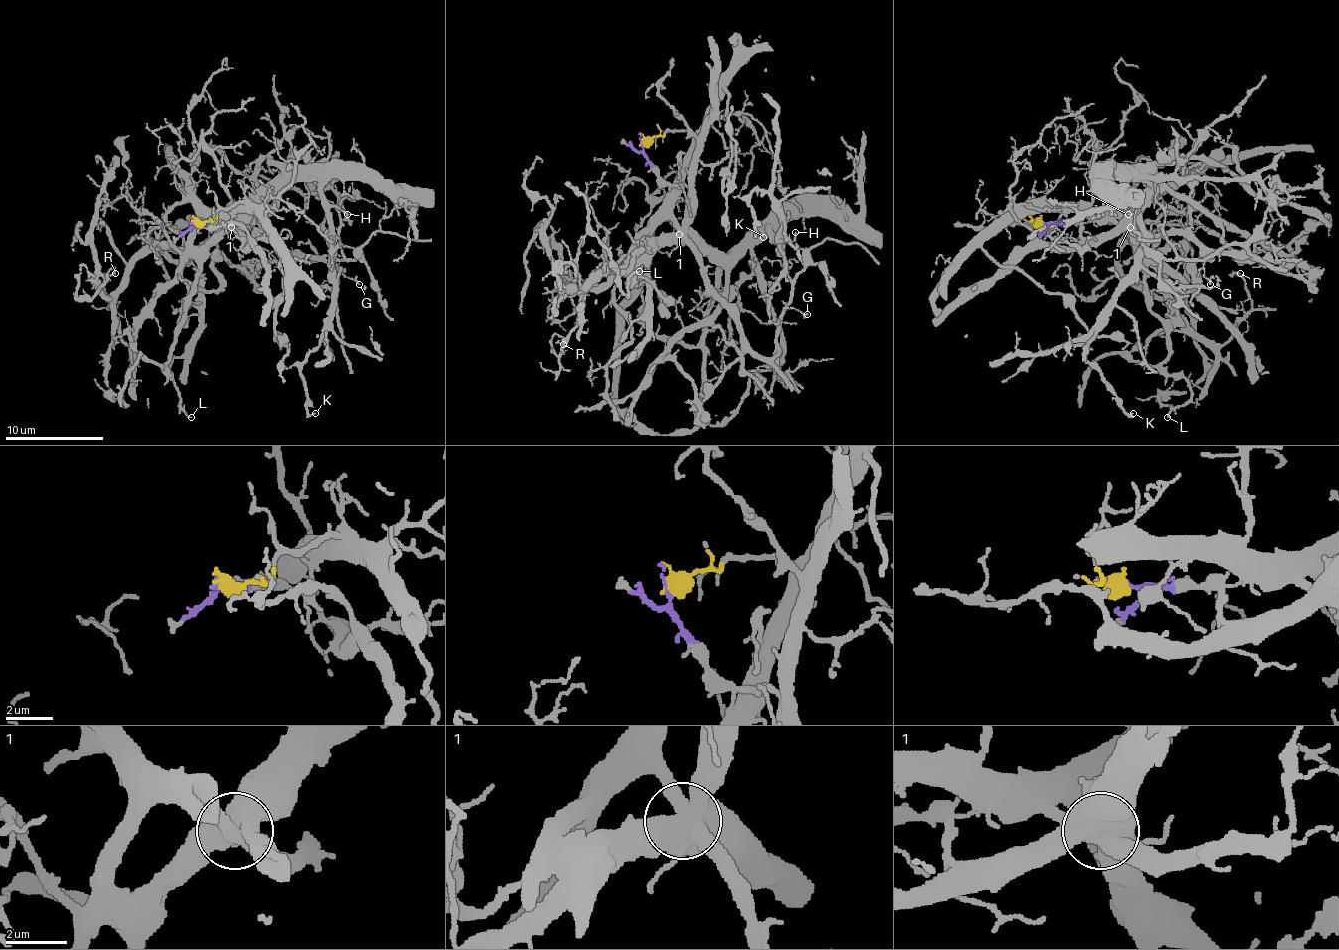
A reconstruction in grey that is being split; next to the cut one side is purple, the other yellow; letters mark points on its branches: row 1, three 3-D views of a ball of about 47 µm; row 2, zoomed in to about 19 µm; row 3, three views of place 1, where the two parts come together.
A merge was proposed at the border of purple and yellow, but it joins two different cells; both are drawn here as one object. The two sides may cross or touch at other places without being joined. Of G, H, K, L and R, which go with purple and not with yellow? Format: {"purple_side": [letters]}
{"purple_side": ["H", "K", "L"]}

